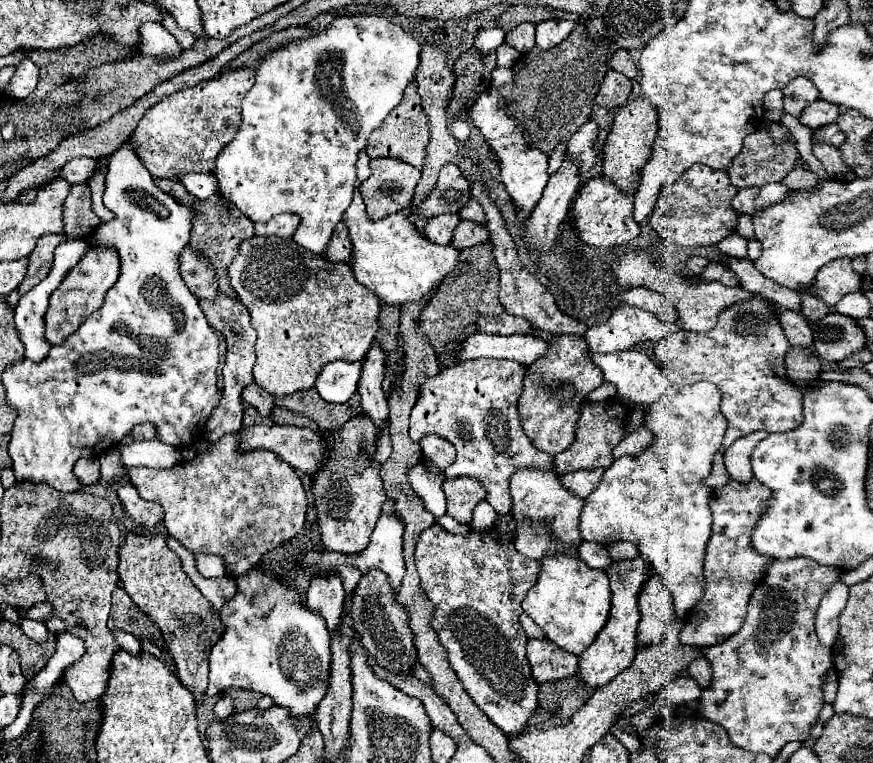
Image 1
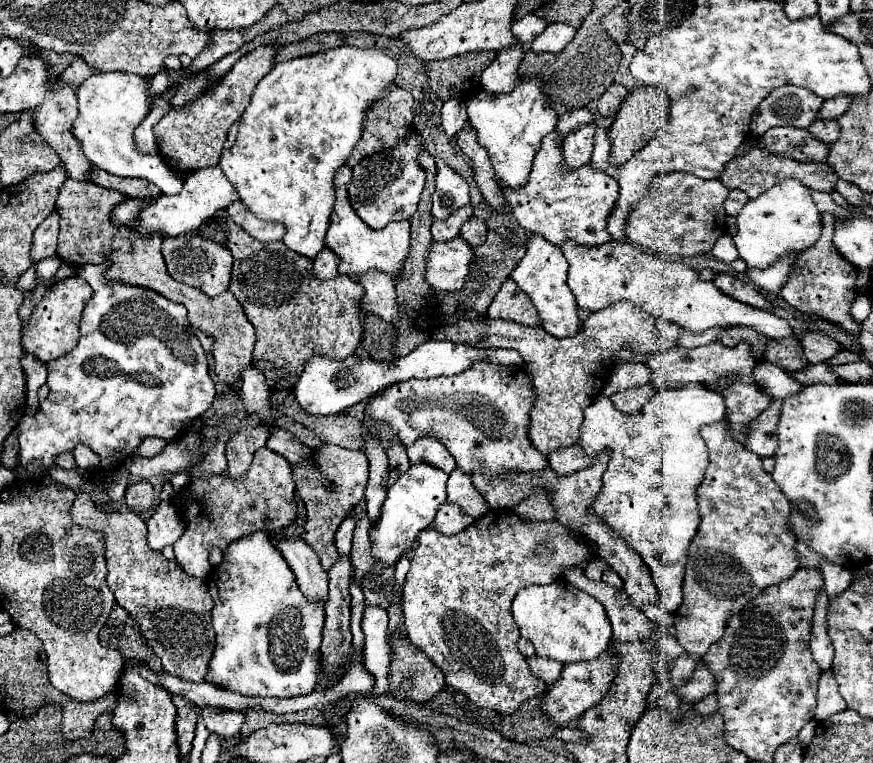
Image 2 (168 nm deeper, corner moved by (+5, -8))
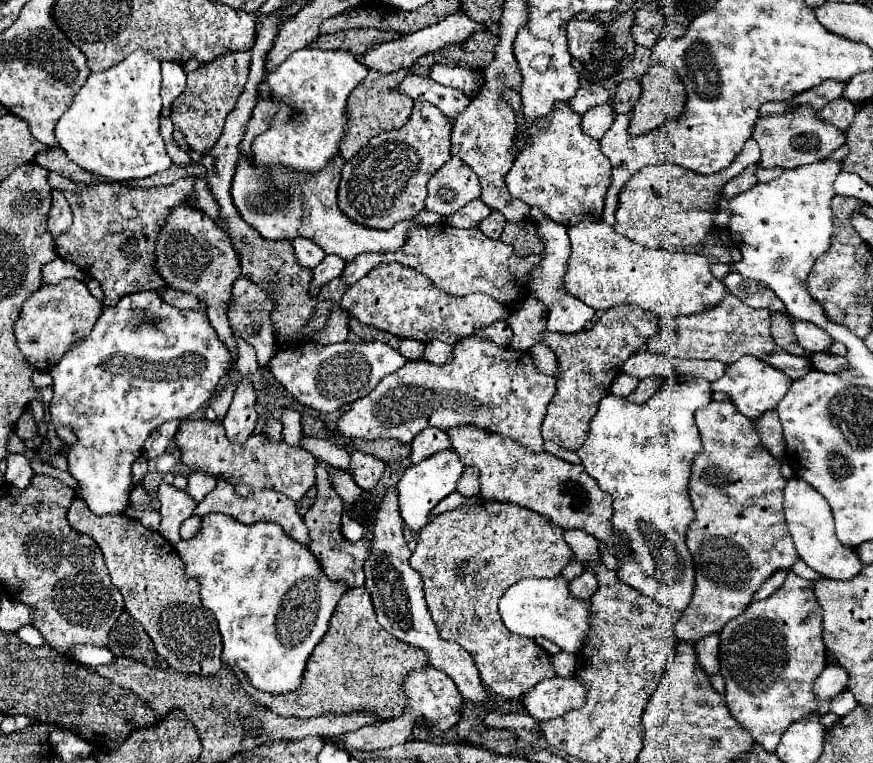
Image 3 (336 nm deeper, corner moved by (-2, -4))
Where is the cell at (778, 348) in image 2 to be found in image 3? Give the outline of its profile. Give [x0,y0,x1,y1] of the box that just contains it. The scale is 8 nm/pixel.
[771,314,805,356]

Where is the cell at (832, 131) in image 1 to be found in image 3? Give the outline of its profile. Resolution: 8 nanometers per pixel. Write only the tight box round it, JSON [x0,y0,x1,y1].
[821,98,855,132]

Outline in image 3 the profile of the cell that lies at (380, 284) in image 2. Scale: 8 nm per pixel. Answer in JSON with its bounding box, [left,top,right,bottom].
[341,264,509,344]

